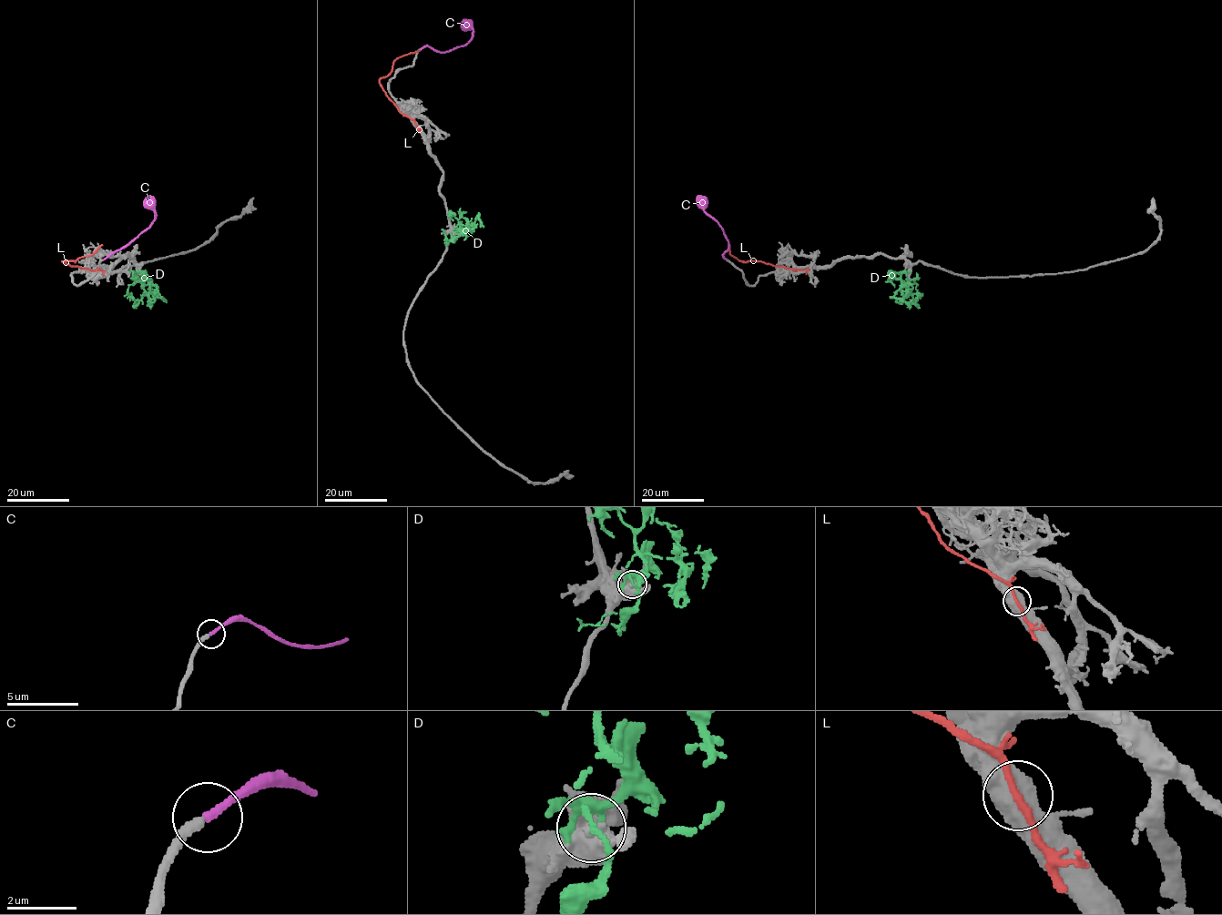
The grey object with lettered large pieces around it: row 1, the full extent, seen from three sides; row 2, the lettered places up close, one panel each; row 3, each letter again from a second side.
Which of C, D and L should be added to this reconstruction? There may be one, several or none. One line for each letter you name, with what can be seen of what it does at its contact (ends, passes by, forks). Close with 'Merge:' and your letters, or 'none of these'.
C: it ends there
Merge: C

